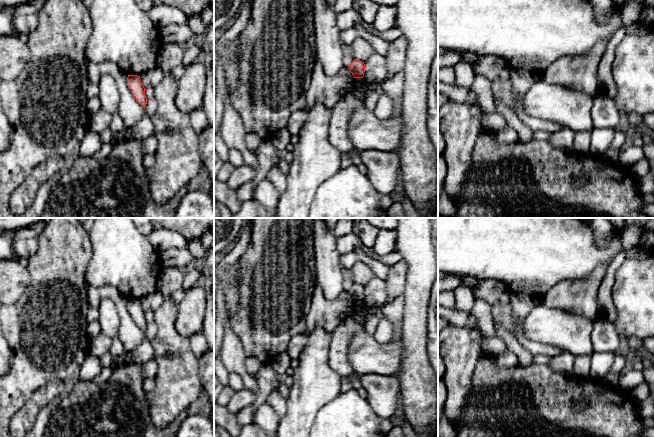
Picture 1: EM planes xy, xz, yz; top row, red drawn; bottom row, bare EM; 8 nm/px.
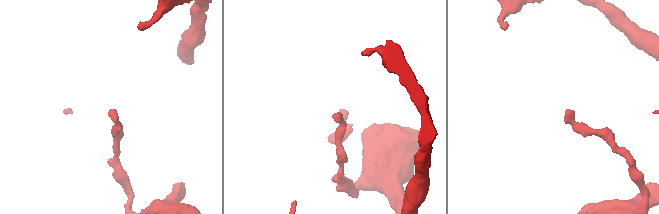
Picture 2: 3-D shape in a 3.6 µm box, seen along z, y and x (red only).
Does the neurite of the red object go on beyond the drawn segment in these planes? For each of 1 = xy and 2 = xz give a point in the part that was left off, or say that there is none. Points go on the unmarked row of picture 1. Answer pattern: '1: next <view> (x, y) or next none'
1: next none
2: next none

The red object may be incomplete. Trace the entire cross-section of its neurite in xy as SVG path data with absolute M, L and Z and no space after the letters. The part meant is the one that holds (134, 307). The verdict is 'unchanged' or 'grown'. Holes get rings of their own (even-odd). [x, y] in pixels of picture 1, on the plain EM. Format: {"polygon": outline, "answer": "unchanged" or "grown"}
{"polygon": "M128 299L127 310L136 325L145 333L147 328L147 322L145 319L145 312L141 306L140 300Z", "answer": "unchanged"}

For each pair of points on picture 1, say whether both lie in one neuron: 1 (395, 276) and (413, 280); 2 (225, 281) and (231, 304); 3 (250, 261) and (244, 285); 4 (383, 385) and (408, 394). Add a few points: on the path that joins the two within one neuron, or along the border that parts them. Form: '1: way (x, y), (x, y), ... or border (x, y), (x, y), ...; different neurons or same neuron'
1: border (402, 260), (407, 265), (407, 276), (403, 294); different neurons
2: way (229, 287), (231, 298); same neuron
3: way (250, 267), (250, 279); same neuron
4: border (396, 376), (399, 382), (400, 409); different neurons

